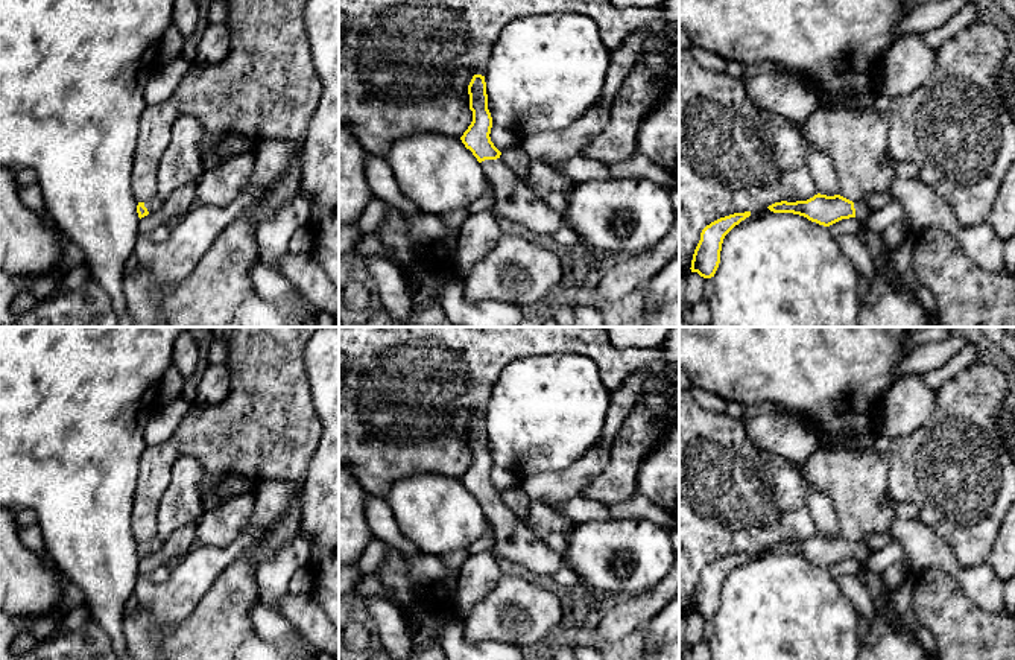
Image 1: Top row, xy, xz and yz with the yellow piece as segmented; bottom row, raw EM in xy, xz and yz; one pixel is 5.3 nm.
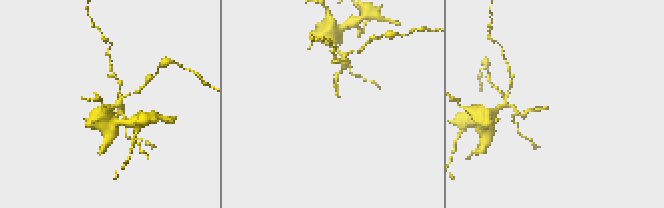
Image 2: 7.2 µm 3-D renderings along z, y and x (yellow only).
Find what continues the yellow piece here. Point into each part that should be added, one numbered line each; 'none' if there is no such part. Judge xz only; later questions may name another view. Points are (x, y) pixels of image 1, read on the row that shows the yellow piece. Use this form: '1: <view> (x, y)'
1: xz (514, 199)

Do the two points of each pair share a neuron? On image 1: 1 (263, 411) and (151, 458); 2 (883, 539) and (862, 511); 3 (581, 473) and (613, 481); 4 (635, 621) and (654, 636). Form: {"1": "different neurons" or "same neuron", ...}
{"1": "same neuron", "2": "different neurons", "3": "different neurons", "4": "different neurons"}

